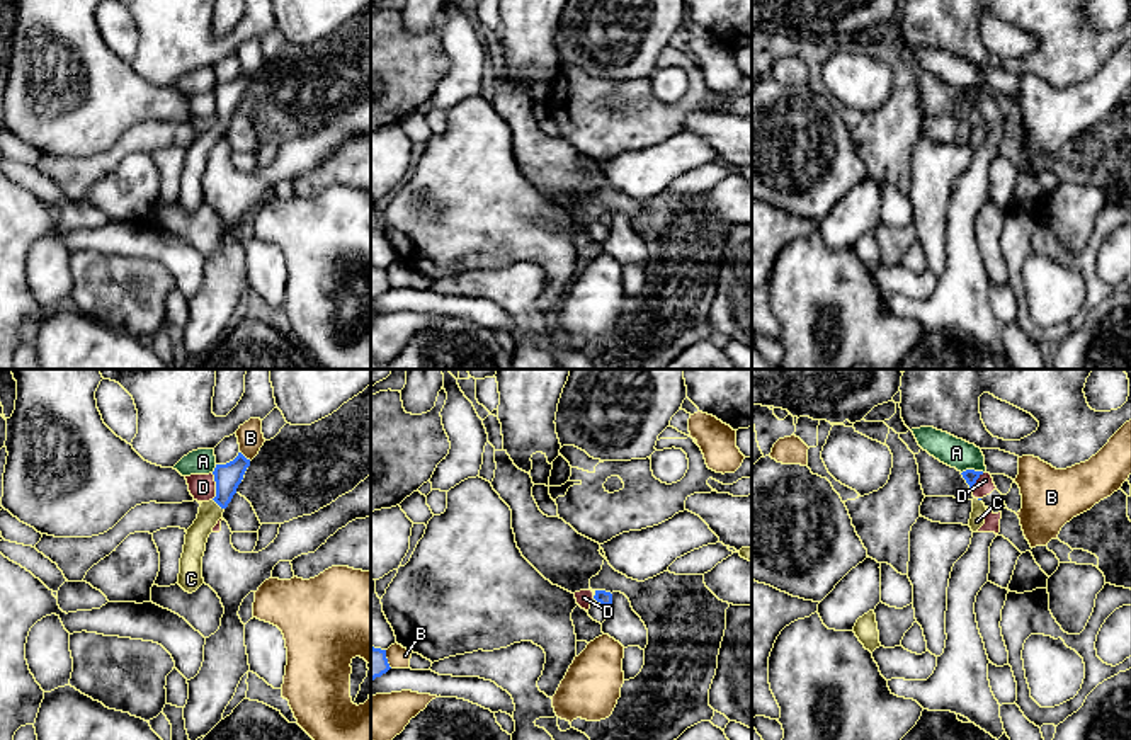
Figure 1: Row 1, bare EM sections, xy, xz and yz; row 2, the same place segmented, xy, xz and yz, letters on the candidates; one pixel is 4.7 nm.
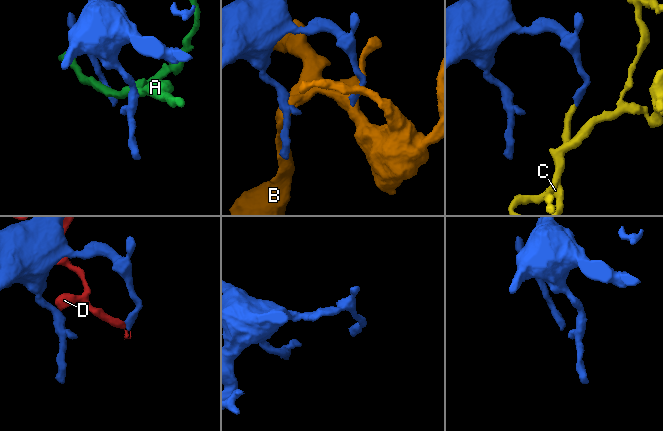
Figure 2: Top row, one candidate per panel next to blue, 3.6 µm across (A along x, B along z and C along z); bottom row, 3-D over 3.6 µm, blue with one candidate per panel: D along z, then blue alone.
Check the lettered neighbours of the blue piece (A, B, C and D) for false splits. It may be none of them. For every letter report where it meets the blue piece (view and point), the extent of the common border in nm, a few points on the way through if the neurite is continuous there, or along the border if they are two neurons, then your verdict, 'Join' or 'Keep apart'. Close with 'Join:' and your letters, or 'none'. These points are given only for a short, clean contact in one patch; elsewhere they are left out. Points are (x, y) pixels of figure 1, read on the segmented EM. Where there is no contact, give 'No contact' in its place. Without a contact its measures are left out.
A: Touches blue at yz (971, 470). Shared border 110 nm. Keep apart
B: Touches blue at xy (244, 456). Shared border 70 nm. Keep apart
C: Touches blue at xy (218, 504). Shared border 80 nm. Path across: xy (228, 477), (225, 494), (218, 504), (210, 512). Join
D: Touches blue at xy (216, 487). Shared border 130 nm. Keep apart
Join: C

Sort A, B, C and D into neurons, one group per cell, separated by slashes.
A / B / C / D

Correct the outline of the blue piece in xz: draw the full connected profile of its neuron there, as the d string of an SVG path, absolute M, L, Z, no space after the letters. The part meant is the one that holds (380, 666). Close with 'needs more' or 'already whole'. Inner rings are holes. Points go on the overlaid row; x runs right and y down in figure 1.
M371 646L371 680L381 677L389 670L389 663L386 658L386 650Z; already whole

